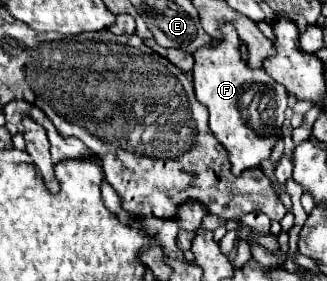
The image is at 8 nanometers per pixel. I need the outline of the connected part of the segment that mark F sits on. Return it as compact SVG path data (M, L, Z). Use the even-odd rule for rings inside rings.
M224 25L224 39L216 49L200 49L194 55L194 93L196 99L210 111L210 129L220 145L228 151L232 175L242 175L246 169L260 167L270 157L288 107L286 89L272 81L264 69L250 69L240 57L242 41L232 25Z

